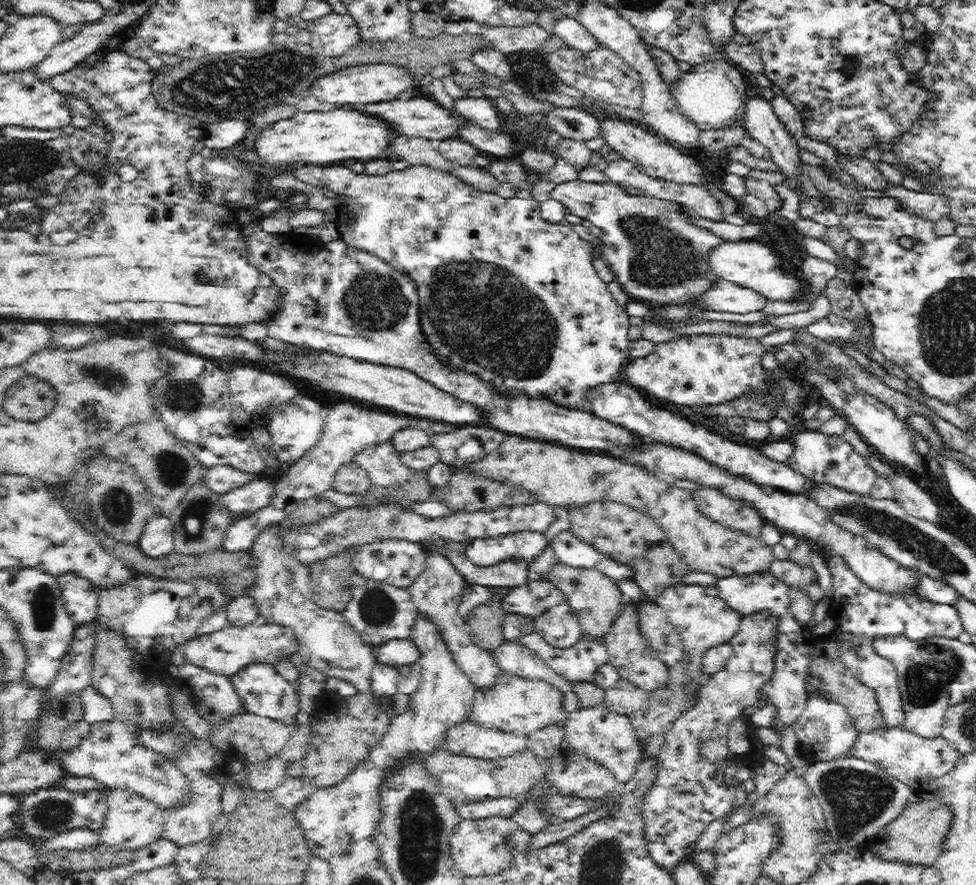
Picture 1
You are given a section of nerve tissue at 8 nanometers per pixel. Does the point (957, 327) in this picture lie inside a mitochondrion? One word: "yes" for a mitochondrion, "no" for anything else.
yes

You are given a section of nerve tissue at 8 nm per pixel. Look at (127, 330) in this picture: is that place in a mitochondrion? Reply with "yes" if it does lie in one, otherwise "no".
no

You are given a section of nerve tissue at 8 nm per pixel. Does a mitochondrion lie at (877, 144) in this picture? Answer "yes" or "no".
no

